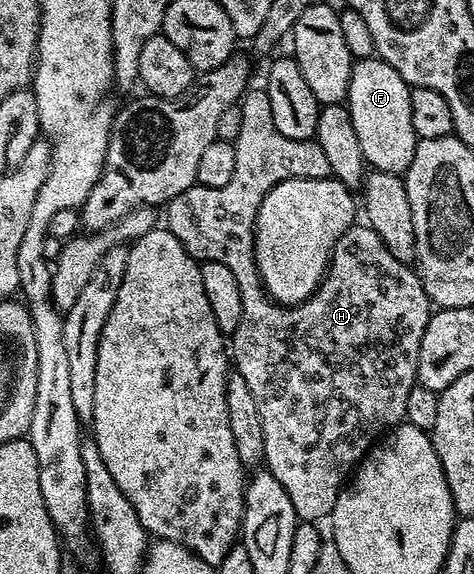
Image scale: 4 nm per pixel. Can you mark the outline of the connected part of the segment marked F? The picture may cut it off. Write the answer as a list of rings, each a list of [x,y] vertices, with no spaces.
[[[370,58],[354,63],[353,73],[349,79],[347,107],[351,114],[351,122],[355,122],[355,134],[359,138],[361,157],[370,169],[404,174],[411,166],[411,158],[415,158],[418,139],[415,126],[411,126],[410,91],[410,85],[406,84],[405,79],[386,60]]]

